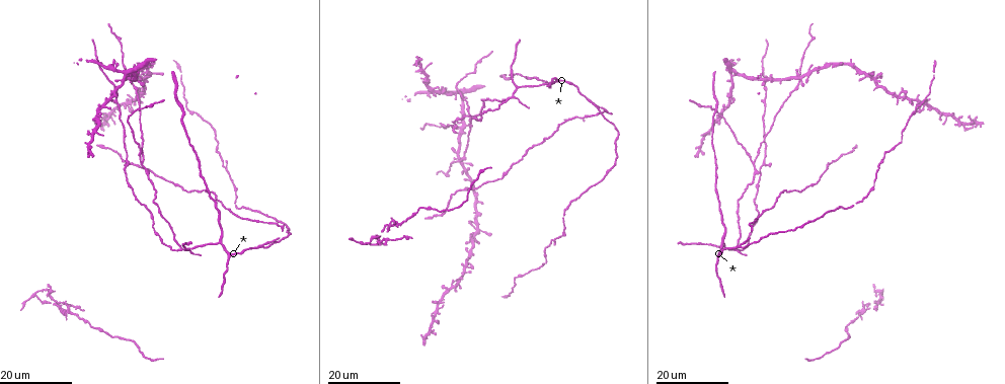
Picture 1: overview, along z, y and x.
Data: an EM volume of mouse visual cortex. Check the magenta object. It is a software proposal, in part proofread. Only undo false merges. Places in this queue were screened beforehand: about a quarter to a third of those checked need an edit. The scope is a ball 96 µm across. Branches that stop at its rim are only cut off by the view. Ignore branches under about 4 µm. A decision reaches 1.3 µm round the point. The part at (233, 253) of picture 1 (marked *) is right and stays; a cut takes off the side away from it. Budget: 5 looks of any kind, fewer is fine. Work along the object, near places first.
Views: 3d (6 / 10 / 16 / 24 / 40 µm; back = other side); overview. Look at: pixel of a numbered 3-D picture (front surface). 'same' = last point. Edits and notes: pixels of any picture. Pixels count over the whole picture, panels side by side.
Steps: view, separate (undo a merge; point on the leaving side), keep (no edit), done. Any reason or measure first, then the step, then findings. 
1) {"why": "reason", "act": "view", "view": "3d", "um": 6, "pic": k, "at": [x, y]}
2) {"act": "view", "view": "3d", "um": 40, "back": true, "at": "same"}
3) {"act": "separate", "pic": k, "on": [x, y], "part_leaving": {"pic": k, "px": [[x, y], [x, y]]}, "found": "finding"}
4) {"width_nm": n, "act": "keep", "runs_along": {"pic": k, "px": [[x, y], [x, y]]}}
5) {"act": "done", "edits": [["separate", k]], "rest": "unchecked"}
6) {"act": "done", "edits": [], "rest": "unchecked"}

{"why": "three-way junction", "act": "view", "view": "3d", "um": 16, "pic": 1, "at": [730, 75]}

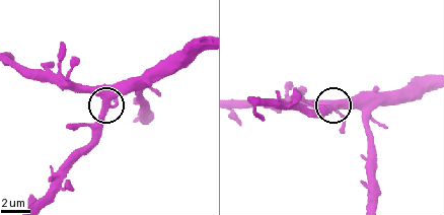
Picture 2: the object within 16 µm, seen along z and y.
{"act": "view", "view": "3d", "um": 10, "pic": 2, "at": [103, 102]}

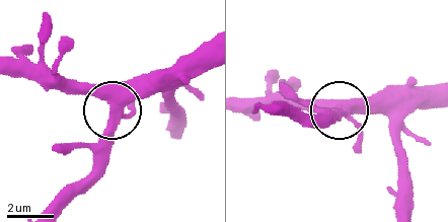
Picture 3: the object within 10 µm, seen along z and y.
{"arms": 3, "act": "keep", "found": "all the same cell"}

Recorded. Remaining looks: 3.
{"why": "two arms in line, one across", "act": "view", "view": "3d", "um": 24, "pic": 1, "at": [752, 161]}

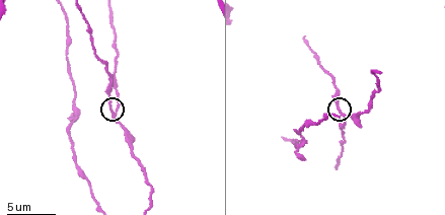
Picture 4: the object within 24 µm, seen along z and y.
{"why": "closer look", "act": "view", "view": "3d", "um": 6, "pic": 4, "at": [341, 110]}

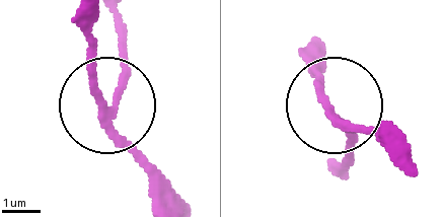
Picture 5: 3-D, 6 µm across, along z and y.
{"act": "keep", "runs_along": {"pic": 5, "px": [[393, 128], [355, 125], [328, 102], [315, 44]]}, "found": "continuous, no second cell"}

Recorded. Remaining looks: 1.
{"act": "done", "edits": [], "rest": "unchecked"}

